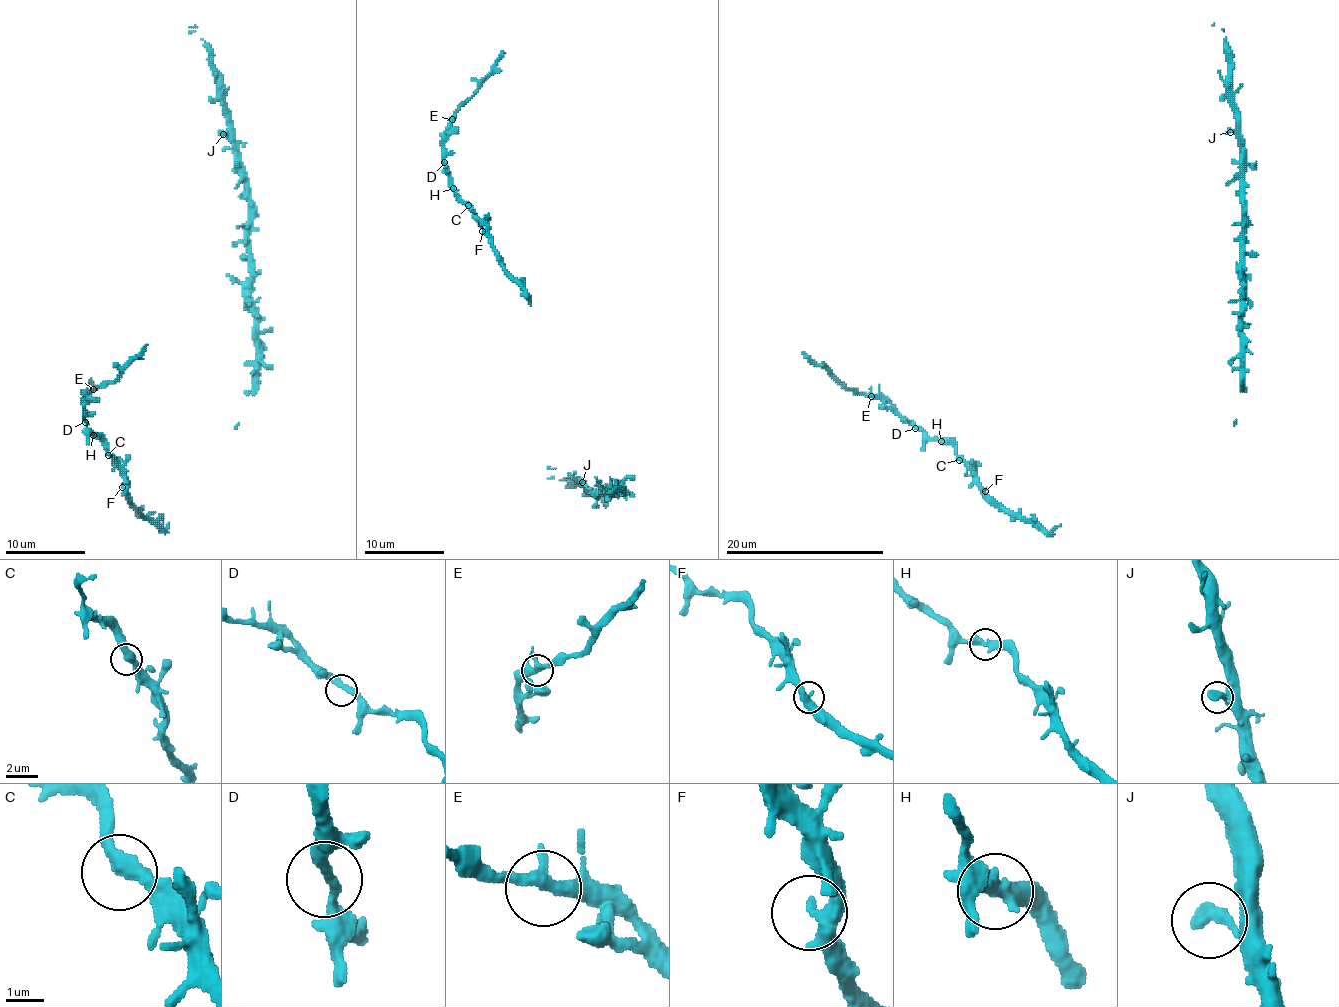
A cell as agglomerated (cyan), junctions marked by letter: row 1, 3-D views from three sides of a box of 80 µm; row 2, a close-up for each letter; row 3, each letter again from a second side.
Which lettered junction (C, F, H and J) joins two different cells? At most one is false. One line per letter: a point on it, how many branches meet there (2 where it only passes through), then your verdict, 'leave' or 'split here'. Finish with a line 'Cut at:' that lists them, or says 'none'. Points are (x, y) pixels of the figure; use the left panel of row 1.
C: at (108, 455); 2 branches meet; leave
F: at (122, 487); 2 branches meet; leave
H: at (93, 435); 2 branches meet; leave
J: at (223, 134); 1 branches meet; leave
Cut at: none

